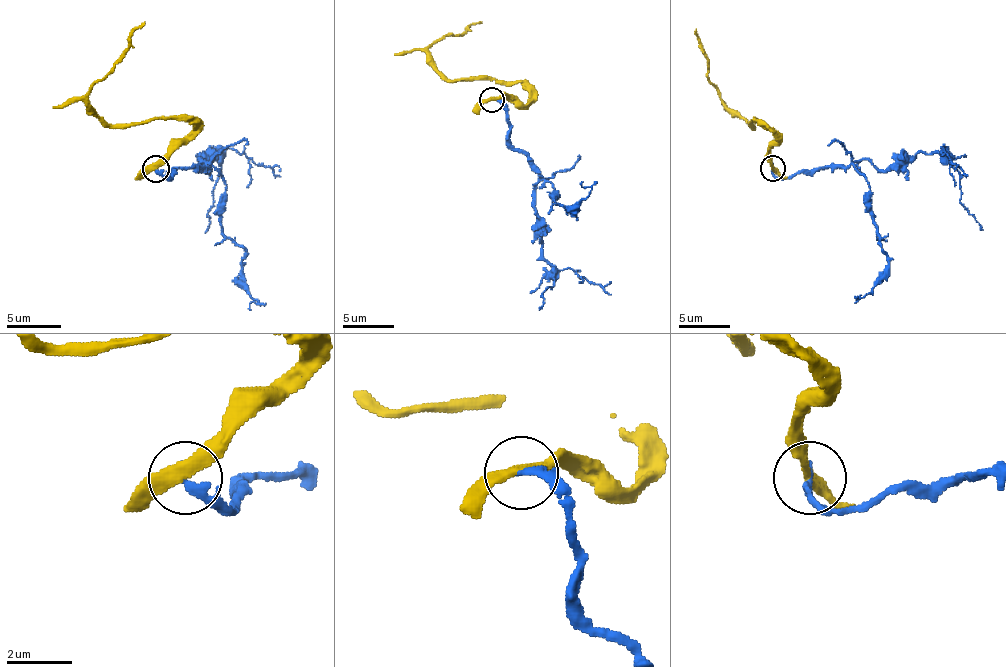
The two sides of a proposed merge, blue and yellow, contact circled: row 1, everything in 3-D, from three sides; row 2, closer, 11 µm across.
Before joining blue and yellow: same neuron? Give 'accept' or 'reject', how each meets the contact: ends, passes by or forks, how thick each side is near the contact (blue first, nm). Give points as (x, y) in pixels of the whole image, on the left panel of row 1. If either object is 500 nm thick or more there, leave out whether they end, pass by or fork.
reject; blue ends; yellow passes by; calibres 240 and 280 nm

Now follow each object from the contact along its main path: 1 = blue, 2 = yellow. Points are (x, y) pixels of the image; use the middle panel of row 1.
1: (491, 99), (504, 107), (509, 140), (540, 178), (535, 209), (542, 258), (550, 265), (552, 286), (540, 309)
2: (491, 99), (514, 96), (527, 104), (529, 91), (519, 81), (450, 81), (427, 50), (481, 22)

